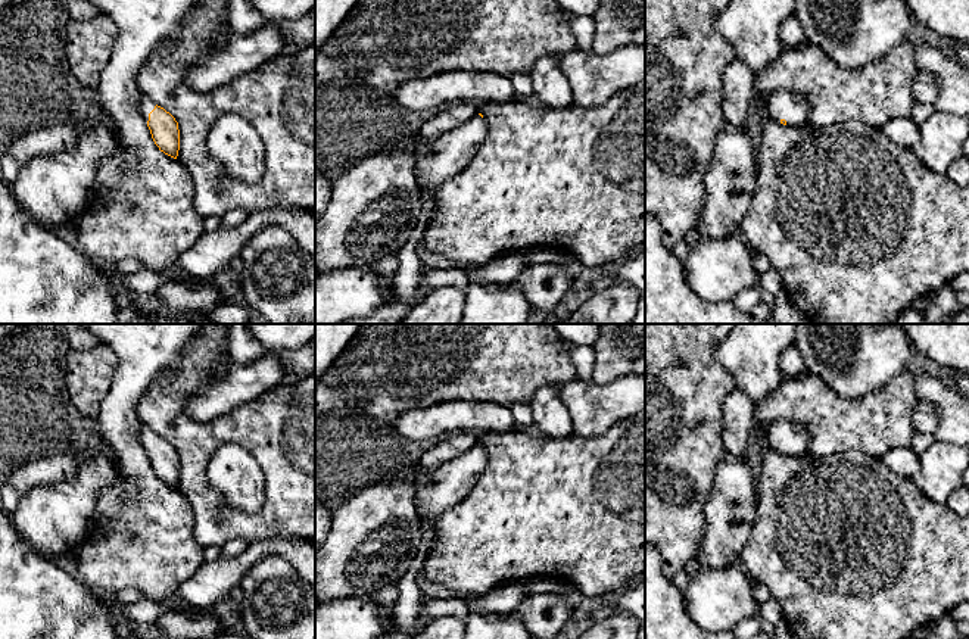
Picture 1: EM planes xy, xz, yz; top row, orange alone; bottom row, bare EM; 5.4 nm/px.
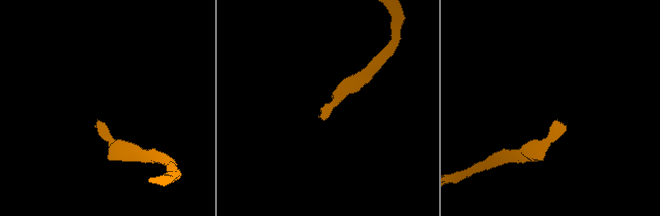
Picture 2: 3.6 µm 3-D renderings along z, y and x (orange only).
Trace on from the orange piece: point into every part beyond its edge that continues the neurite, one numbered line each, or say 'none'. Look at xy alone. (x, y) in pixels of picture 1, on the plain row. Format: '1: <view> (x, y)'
1: xy (145, 433)

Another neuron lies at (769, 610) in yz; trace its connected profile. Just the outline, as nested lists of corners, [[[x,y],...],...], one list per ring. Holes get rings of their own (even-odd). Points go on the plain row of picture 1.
[[[769,599],[758,605],[758,617],[770,621],[776,629],[783,626],[783,614],[775,599]]]

